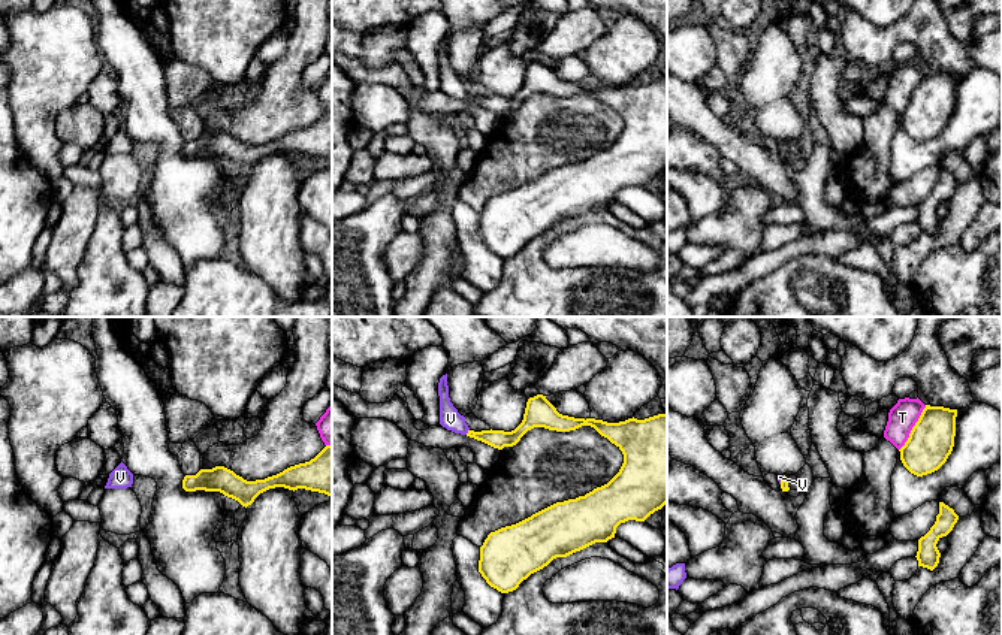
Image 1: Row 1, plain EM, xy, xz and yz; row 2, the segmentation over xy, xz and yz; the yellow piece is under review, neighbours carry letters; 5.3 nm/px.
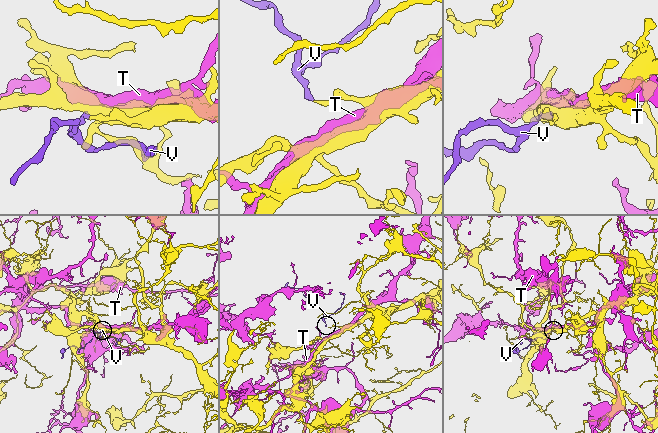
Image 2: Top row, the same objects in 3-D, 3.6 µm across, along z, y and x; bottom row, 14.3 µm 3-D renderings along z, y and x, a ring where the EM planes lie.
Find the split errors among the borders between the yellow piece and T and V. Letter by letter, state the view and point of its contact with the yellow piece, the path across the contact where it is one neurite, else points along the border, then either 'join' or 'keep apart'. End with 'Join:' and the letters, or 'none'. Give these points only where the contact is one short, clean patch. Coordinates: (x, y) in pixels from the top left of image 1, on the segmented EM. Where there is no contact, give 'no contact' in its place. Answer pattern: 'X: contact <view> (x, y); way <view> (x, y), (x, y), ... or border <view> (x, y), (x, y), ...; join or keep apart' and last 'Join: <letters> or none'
T: contact yz (913, 428); keep apart
V: contact xz (468, 432); way xz (498, 440), (468, 432), (450, 419); join
Join: V

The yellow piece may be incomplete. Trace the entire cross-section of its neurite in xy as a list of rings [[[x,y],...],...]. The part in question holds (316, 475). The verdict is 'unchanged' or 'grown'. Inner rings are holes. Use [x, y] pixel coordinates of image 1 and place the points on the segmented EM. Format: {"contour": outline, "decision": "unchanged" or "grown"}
{"contour": [[[326,445],[314,459],[284,469],[265,480],[247,481],[224,466],[200,469],[196,475],[185,475],[182,489],[185,492],[220,492],[227,498],[248,507],[254,499],[275,487],[289,490],[305,489],[325,493],[332,499],[332,445]]], "decision": "unchanged"}

